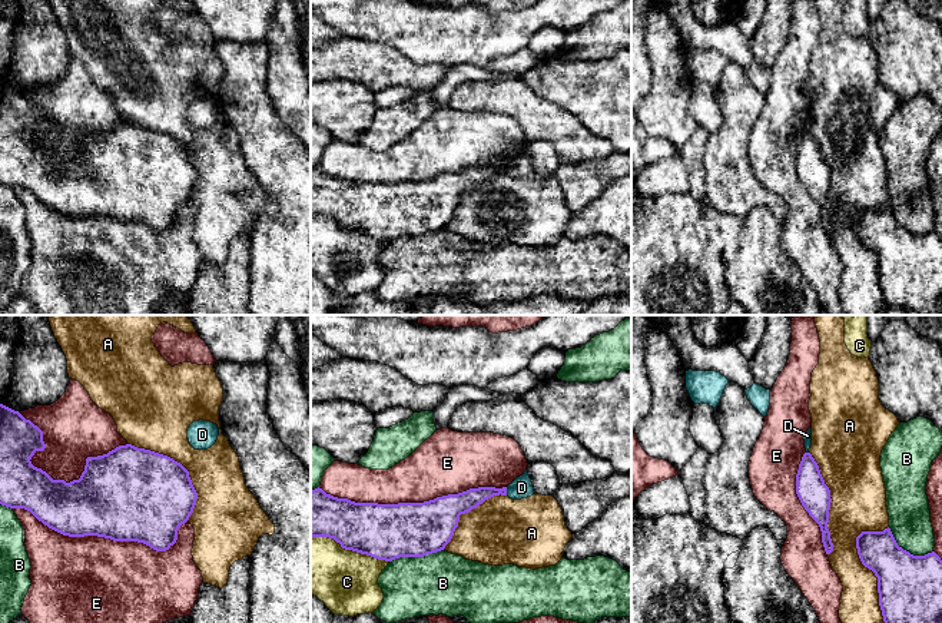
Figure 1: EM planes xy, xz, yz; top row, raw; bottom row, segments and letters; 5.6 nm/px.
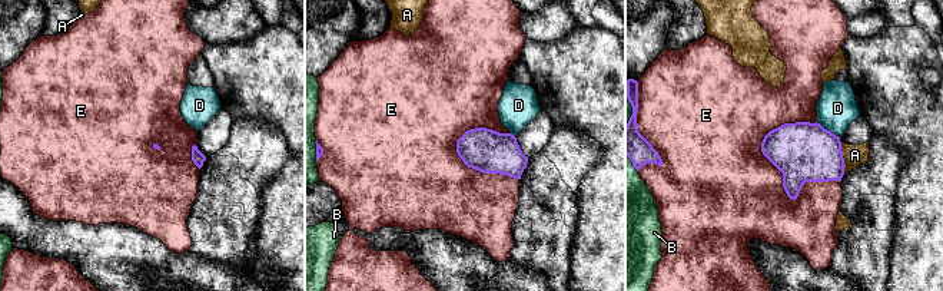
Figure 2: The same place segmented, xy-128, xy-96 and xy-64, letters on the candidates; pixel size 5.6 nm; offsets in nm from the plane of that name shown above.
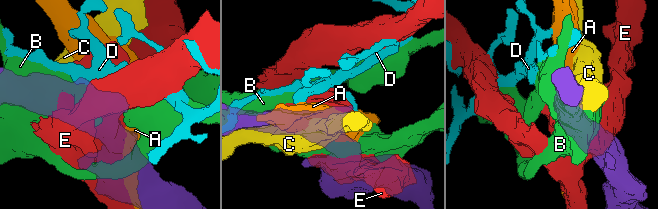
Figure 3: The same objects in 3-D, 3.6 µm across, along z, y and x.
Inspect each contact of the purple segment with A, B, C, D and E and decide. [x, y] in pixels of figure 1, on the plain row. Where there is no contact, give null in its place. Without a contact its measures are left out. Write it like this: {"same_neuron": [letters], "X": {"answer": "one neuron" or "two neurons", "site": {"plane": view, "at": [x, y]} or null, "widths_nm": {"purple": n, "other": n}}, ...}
{"same_neuron": [], "A": {"answer": "two neurons", "site": {"plane": "yz", "at": [865, 245]}, "widths_nm": {"purple": 320, "other": 220}}, "B": {"answer": "two neurons", "site": {"plane": "xz", "at": [415, 235]}, "widths_nm": {"purple": 320, "other": 360}}, "C": {"answer": "two neurons", "site": {"plane": "xz", "at": [350, 228]}, "widths_nm": {"purple": 320, "other": 360}}, "D": {"answer": "two neurons", "site": {"plane": "xz", "at": [506, 171]}, "widths_nm": {"purple": 120, "other": 120}}, "E": {"answer": "two neurons", "site": {"plane": "xz", "at": [411, 182]}, "widths_nm": {"purple": 320, "other": 320}}}

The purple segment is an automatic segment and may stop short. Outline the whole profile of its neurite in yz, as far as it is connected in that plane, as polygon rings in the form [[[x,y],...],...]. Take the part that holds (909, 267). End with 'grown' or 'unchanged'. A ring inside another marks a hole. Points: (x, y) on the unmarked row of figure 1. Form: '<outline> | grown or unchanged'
[[[890,208],[883,211],[862,211],[856,216],[859,238],[878,256],[879,285],[886,306],[905,308],[916,315],[942,315],[942,239],[932,231],[913,235],[898,225]]] | unchanged

